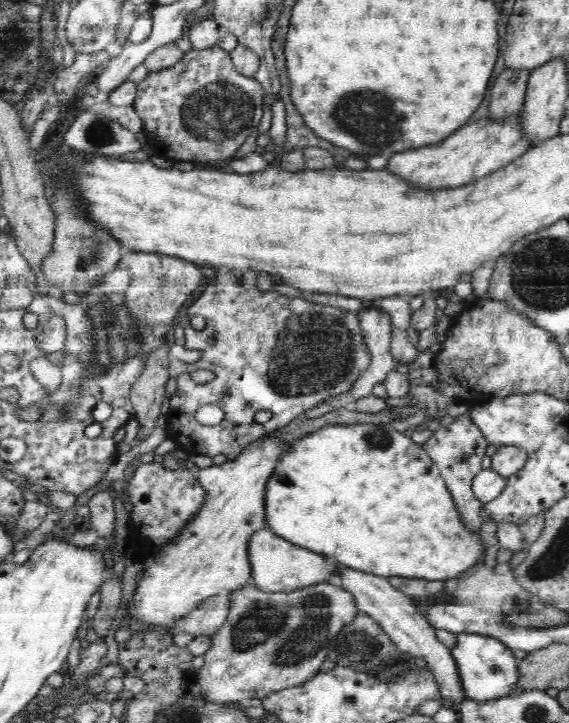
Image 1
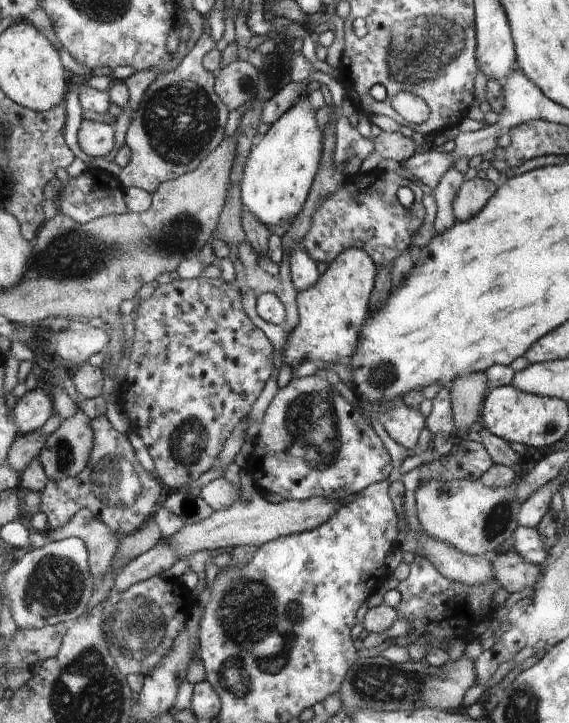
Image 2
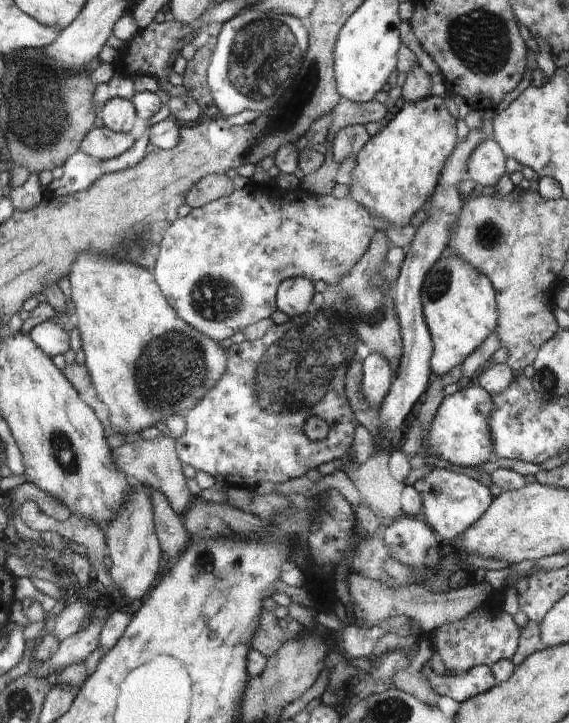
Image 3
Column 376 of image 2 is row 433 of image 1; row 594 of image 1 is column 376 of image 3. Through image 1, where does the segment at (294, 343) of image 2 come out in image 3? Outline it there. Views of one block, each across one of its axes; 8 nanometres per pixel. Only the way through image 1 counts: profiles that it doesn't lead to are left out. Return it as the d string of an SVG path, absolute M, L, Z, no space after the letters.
M430 95L416 102L406 101L397 110L393 110L387 125L368 139L357 154L357 163L353 168L347 185L350 197L359 202L372 218L386 219L395 225L408 225L424 204L428 203L430 194L434 194L440 182L441 170L450 158L456 146L456 120L450 116L445 100Z

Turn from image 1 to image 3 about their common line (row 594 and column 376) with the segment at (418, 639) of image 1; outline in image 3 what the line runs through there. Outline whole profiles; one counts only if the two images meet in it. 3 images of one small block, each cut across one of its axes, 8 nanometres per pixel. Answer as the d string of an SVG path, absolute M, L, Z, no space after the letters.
M372 351L362 361L363 364L363 393L372 406L378 407L390 390L394 373L387 359Z

